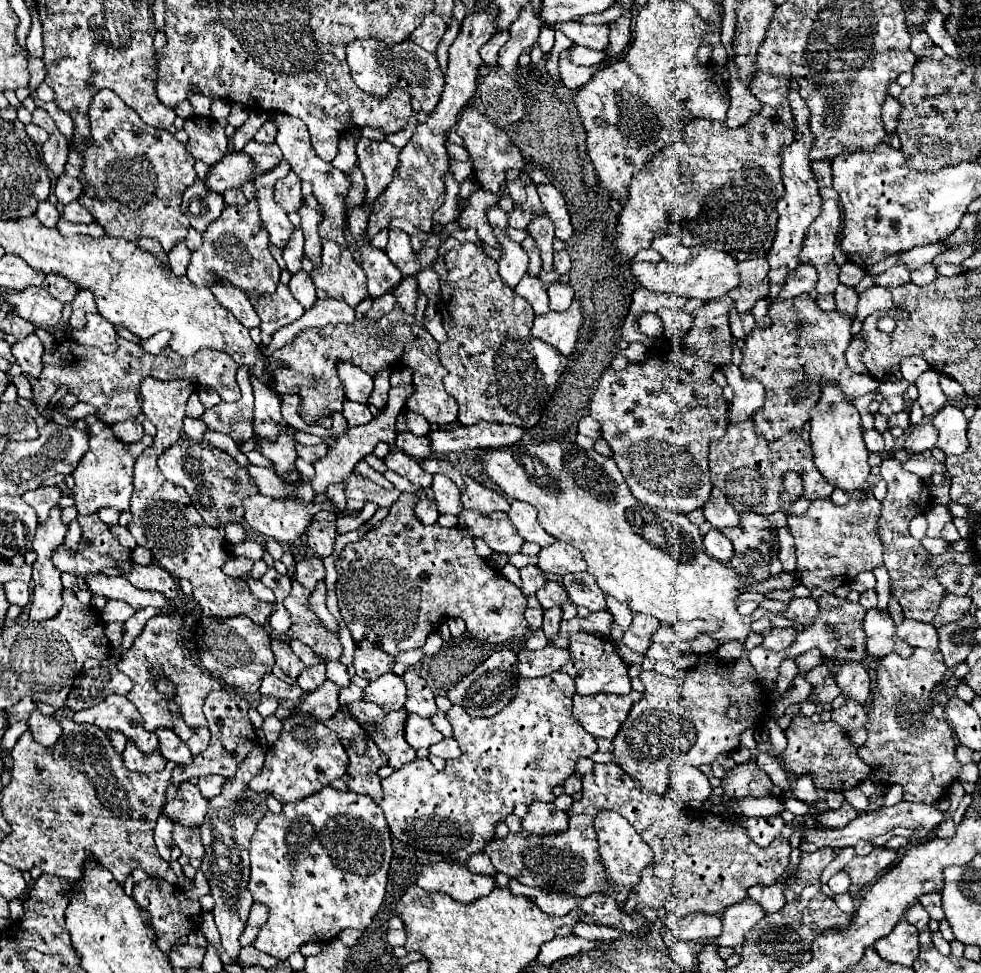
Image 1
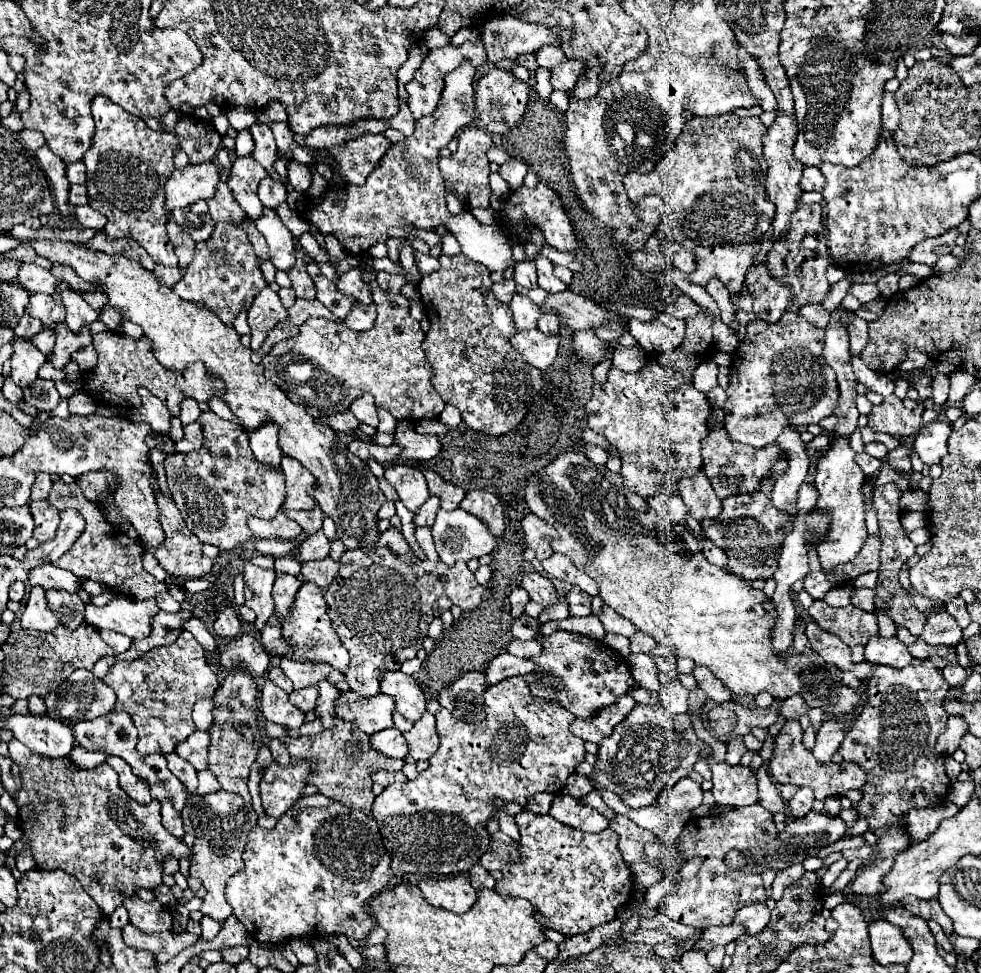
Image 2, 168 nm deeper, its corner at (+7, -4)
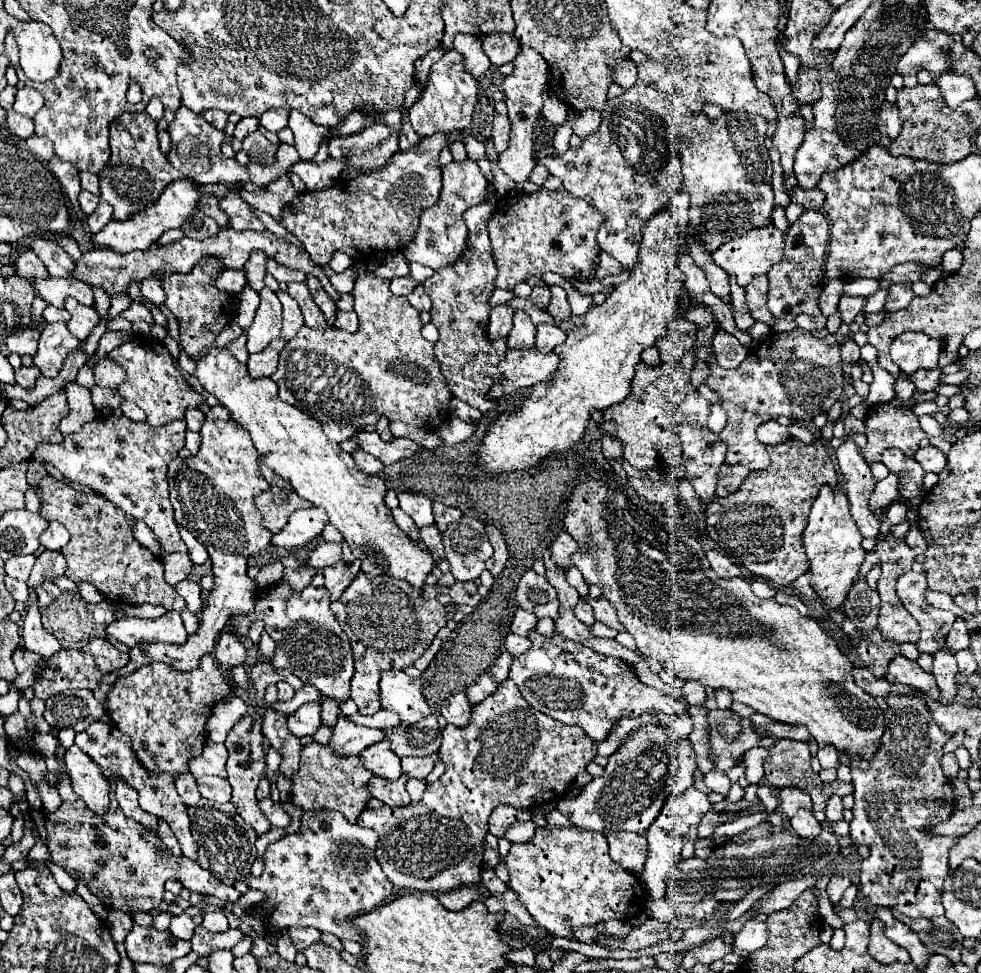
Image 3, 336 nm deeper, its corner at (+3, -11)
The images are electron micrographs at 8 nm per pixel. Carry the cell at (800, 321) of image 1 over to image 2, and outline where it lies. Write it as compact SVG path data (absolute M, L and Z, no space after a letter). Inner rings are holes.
M784 312L784 316L770 324L766 320L756 320L746 326L746 338L740 342L736 352L732 354L730 364L730 388L728 388L728 402L724 406L726 420L724 428L728 434L742 444L764 448L774 442L784 428L788 426L808 426L820 424L820 420L834 414L840 398L836 374L832 374L830 366L822 358L824 348L824 330L810 324L796 312Z

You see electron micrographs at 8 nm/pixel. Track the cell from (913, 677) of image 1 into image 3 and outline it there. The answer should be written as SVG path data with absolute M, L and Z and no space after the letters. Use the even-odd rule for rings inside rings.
M908 693L896 699L896 695L886 697L888 709L884 711L884 737L876 757L872 761L856 761L852 759L850 769L854 777L854 821L850 823L850 839L854 845L868 845L870 857L862 861L860 869L860 887L864 897L872 905L894 907L902 915L912 919L932 919L936 915L944 915L944 907L940 901L942 881L948 875L948 851L956 845L956 837L930 835L928 829L946 821L954 811L954 791L952 783L944 777L940 759L942 747L952 737L952 733L942 731L928 709L924 709L922 693Z

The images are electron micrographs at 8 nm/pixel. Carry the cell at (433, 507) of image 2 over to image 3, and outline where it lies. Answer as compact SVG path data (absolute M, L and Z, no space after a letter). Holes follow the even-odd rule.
M432 525L432 527L428 527L428 529L420 529L420 535L422 535L424 545L426 545L428 551L432 553L434 561L442 561L442 559L446 559L446 557L444 557L442 535L440 535L440 531L436 529L436 525Z

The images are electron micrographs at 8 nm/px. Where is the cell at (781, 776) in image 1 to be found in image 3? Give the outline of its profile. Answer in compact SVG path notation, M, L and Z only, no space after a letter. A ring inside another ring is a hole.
M796 787L780 789L780 797L778 799L780 799L780 811L782 811L782 815L786 819L792 819L796 815L796 811L802 809L802 807L808 809L808 811L813 811L810 797L804 791L796 789Z

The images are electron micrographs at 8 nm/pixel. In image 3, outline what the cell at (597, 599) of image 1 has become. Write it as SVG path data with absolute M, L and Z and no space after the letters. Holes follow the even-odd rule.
M580 599L580 601L578 601L578 605L574 607L574 615L576 615L576 619L578 619L578 621L582 621L582 623L584 623L584 625L588 625L588 627L594 623L592 607L590 607L584 599Z

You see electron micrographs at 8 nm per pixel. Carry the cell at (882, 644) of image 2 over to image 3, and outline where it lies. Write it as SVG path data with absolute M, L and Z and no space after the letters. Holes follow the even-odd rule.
M898 655L888 669L888 677L890 683L902 683L902 685L910 685L918 691L922 691L924 695L928 695L932 701L940 701L940 691L938 685L934 681L934 677L930 673L924 673L922 667L916 661L906 659L904 655Z

